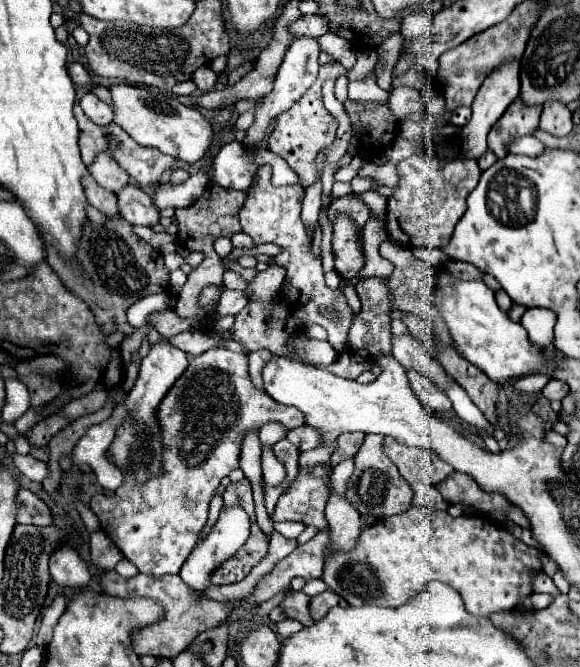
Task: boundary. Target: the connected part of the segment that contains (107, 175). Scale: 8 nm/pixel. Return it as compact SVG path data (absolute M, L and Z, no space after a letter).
M101 153L93 165L89 167L93 179L105 187L107 191L113 191L115 195L129 185L129 175L125 175L125 171L121 171L121 167L117 167L117 163L113 159L109 159L107 153Z

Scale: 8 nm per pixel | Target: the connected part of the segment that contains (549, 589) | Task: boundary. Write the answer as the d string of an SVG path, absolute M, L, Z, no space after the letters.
M543 573L543 575L537 575L537 577L533 579L533 591L535 591L535 593L549 593L549 595L553 595L553 599L559 595L559 589L557 589L555 583L551 581L551 577L547 577L545 573Z

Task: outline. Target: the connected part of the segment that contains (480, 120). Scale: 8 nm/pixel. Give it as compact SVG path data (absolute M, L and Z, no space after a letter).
M505 61L499 67L495 67L487 79L483 81L475 101L473 101L473 117L471 121L461 129L463 133L463 153L461 157L467 159L479 159L487 151L487 133L493 127L493 123L507 111L507 107L519 97L519 61Z

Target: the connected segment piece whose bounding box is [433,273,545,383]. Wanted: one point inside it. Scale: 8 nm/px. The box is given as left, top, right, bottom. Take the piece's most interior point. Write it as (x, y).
(482, 333)

